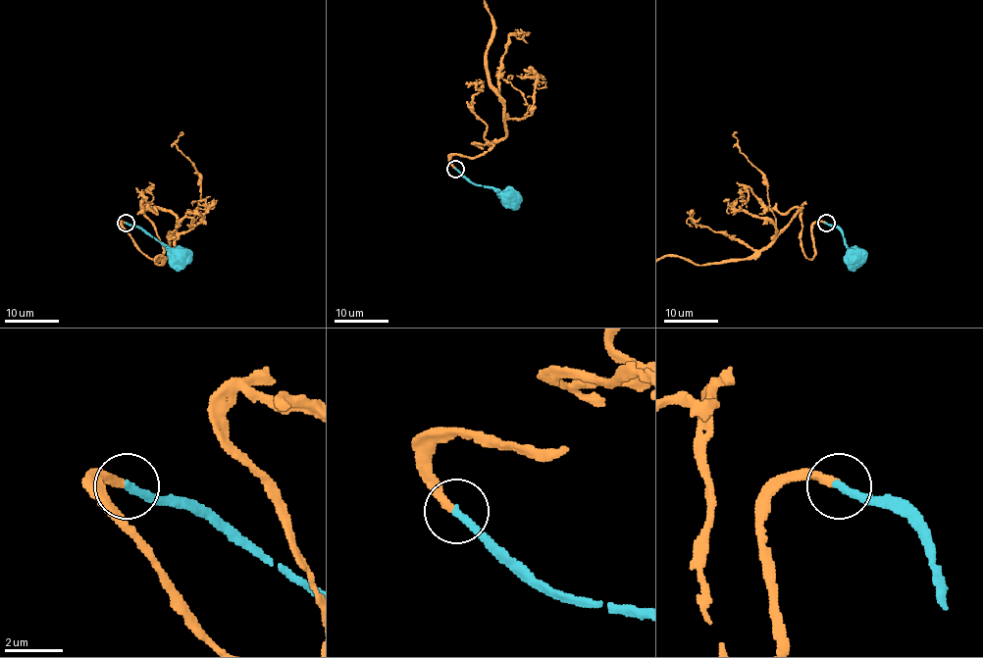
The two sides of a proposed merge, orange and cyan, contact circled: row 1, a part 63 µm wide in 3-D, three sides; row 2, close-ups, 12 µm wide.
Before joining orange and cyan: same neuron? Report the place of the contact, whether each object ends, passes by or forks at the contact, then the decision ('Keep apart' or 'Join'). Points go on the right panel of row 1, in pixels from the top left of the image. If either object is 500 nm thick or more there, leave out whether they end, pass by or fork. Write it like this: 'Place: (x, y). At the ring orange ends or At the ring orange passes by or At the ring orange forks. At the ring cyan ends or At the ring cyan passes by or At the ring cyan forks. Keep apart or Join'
Place: (826, 223). At the ring orange ends. At the ring cyan ends. Join

